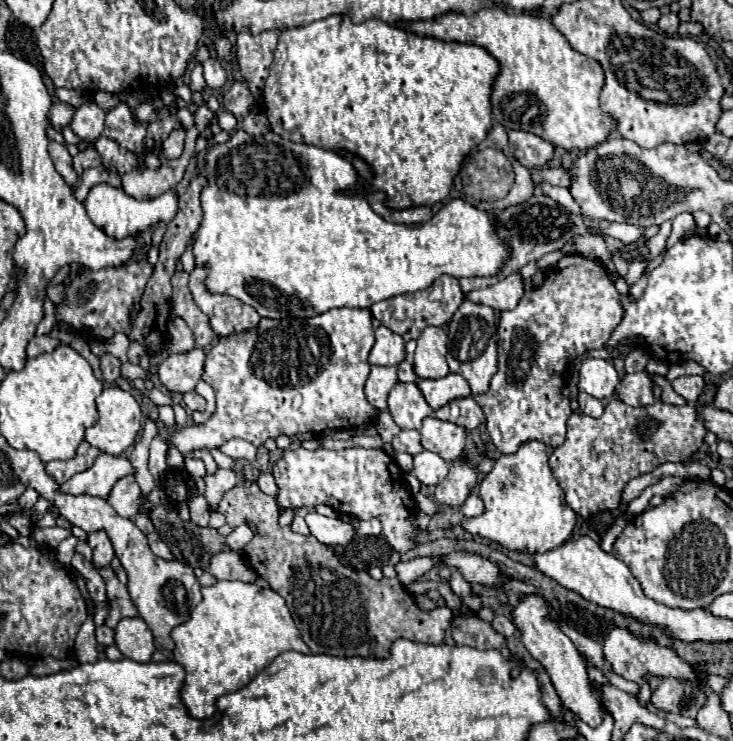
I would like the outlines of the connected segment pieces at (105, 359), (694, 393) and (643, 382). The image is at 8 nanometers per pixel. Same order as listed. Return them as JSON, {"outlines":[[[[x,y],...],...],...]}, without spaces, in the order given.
{"outlines":[[[[104,353],[100,357],[100,369],[102,369],[102,379],[108,383],[112,383],[120,377],[120,361],[110,353]]],[[[684,375],[684,377],[678,377],[674,383],[672,383],[672,387],[674,387],[674,391],[680,395],[680,397],[684,397],[690,405],[694,405],[696,403],[696,399],[698,399],[698,395],[702,393],[702,389],[704,389],[704,379],[700,377],[700,375]]],[[[646,371],[642,373],[634,373],[634,375],[624,375],[622,381],[616,387],[616,395],[620,401],[624,401],[626,405],[632,407],[646,407],[654,403],[654,395],[652,395],[652,379]]]]}

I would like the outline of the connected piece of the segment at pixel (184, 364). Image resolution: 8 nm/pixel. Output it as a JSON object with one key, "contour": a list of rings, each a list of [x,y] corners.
{"contour":[[[200,347],[182,353],[170,355],[158,369],[162,385],[172,393],[188,393],[194,389],[202,375],[204,367],[204,351]]]}

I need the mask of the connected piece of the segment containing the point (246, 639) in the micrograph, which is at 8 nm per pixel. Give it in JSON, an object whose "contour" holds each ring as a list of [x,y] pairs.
{"contour":[[[218,581],[212,587],[202,587],[202,603],[192,611],[190,619],[172,631],[174,639],[174,661],[184,667],[186,679],[180,691],[182,703],[190,717],[194,719],[210,719],[216,715],[218,707],[216,701],[226,693],[236,693],[238,689],[246,687],[256,675],[260,675],[270,663],[286,653],[286,651],[298,651],[308,655],[310,649],[300,637],[300,631],[296,629],[296,623],[292,621],[292,615],[284,603],[284,599],[272,591],[262,589],[258,585],[244,585],[240,581]]]}

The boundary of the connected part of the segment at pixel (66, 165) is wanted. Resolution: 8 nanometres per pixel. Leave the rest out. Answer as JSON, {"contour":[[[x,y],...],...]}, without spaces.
{"contour":[[[50,141],[48,143],[48,153],[52,157],[52,163],[56,167],[56,171],[64,177],[64,181],[72,187],[78,187],[80,185],[80,177],[74,173],[72,169],[72,163],[70,163],[70,153],[64,145],[56,143],[56,141]]]}

